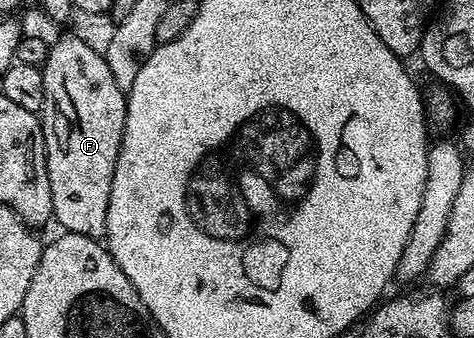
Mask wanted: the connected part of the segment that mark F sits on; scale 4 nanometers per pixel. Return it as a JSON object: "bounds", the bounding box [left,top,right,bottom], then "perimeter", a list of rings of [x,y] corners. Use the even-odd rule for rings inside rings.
{"bounds":[40,35,126,240],"perimeter":[[[66,35],[63,39],[53,40],[50,43],[50,52],[45,63],[42,64],[42,76],[44,77],[44,105],[40,112],[42,120],[42,132],[44,133],[44,145],[46,146],[46,164],[48,165],[48,185],[52,189],[52,219],[62,226],[63,232],[71,231],[80,233],[84,237],[92,237],[101,240],[106,234],[106,222],[108,221],[108,201],[112,193],[112,177],[116,173],[116,161],[120,153],[120,145],[124,137],[124,121],[126,120],[126,92],[116,85],[116,77],[112,77],[112,69],[108,69],[108,61],[101,50],[93,51],[78,35]]]}

